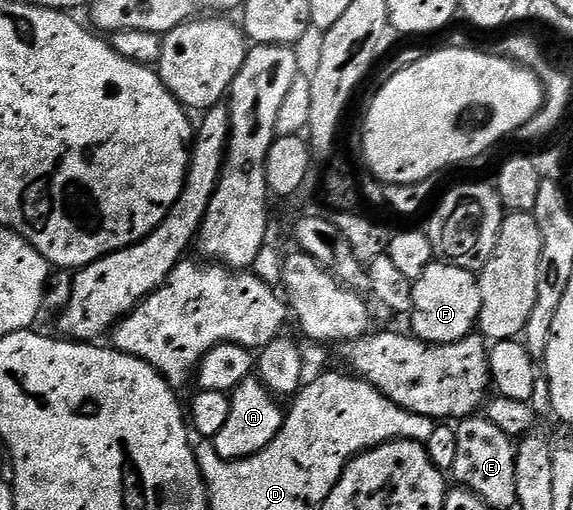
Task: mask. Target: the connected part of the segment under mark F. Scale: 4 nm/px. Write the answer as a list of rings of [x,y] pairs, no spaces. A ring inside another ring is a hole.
[[[434,262],[412,286],[411,331],[425,344],[452,344],[473,335],[480,319],[480,282],[473,273],[453,264]]]

